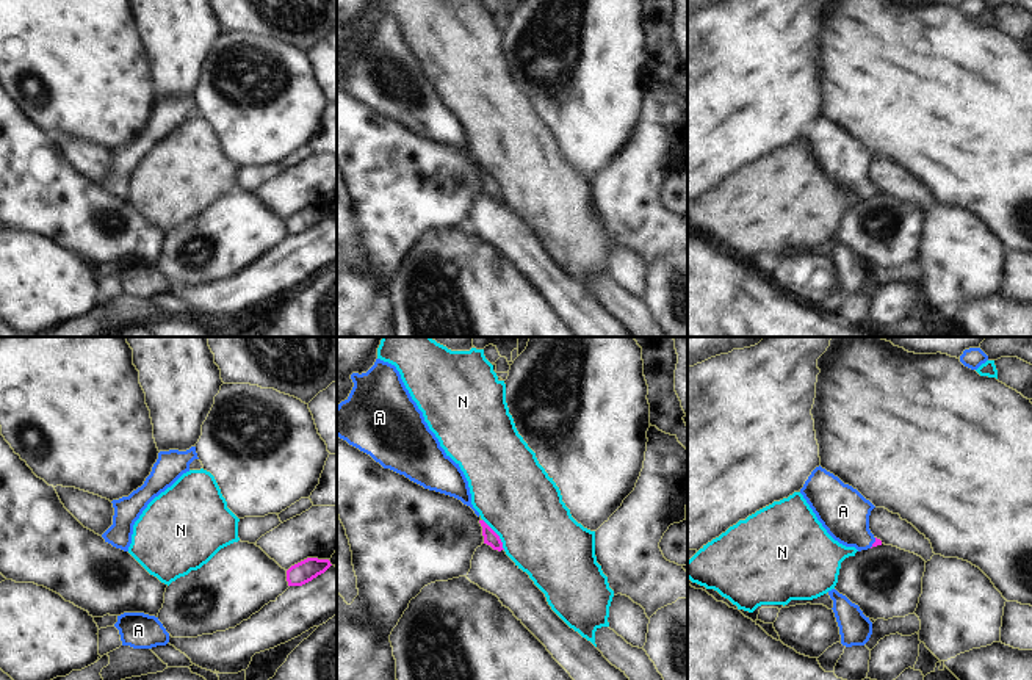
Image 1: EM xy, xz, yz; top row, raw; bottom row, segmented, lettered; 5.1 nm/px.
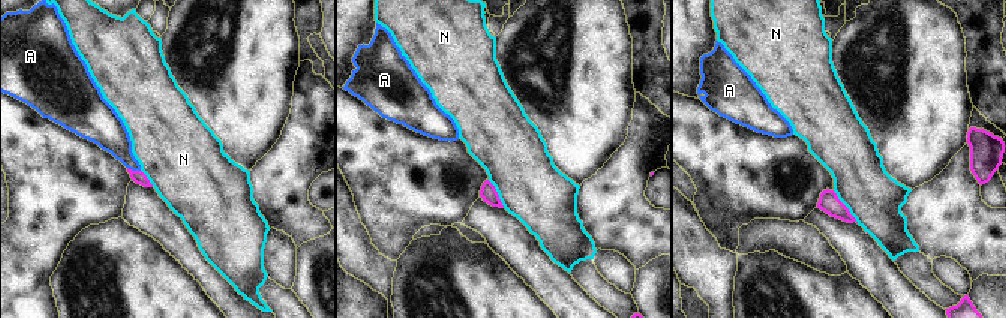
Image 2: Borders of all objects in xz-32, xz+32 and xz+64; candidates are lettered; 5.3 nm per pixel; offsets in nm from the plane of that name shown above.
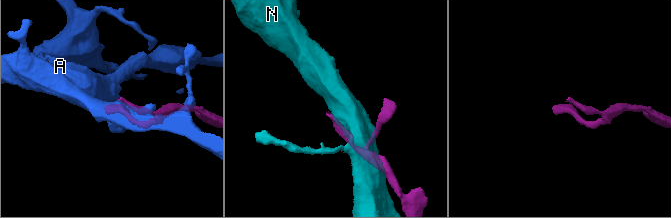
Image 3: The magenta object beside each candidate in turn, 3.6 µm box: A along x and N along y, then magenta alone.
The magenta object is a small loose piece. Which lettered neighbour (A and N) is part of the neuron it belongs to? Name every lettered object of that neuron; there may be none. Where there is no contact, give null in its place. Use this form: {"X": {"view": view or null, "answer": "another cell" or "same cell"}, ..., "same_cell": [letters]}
{"A": {"view": "yz", "answer": "same cell"}, "N": {"view": "xz", "answer": "another cell"}, "same_cell": ["A"]}

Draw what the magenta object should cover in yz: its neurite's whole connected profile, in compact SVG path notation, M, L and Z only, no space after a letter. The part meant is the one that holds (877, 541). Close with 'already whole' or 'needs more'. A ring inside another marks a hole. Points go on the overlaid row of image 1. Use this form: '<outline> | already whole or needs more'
M816 467L800 494L827 533L839 544L855 547L858 552L882 545L869 530L869 515L875 506L833 473Z | needs more

